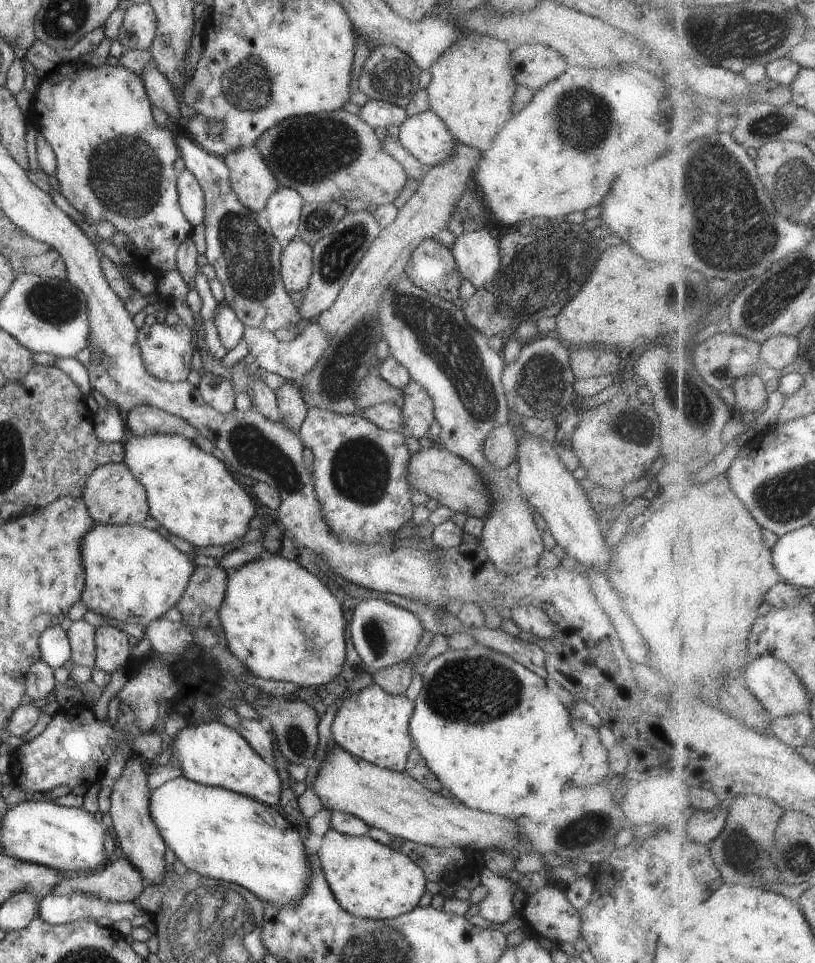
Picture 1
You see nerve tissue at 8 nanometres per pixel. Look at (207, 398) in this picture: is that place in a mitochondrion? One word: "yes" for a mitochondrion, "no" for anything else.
no

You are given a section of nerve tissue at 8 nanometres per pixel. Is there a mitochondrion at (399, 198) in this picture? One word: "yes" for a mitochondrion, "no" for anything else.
no

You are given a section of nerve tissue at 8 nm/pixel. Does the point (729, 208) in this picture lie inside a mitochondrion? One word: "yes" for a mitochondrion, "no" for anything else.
yes

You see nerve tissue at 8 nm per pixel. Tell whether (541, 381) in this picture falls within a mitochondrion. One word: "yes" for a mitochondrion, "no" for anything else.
yes

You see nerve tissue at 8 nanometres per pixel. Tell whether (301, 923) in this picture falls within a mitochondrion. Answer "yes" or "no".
no

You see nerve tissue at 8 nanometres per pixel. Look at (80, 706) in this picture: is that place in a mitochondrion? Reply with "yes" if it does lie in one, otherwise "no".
no

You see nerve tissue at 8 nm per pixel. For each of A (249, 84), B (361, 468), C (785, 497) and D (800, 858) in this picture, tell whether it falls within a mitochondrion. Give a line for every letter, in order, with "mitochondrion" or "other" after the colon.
A: mitochondrion
B: mitochondrion
C: mitochondrion
D: mitochondrion

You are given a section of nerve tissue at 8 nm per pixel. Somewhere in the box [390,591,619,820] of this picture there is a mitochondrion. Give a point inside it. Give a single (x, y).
(476, 688)

